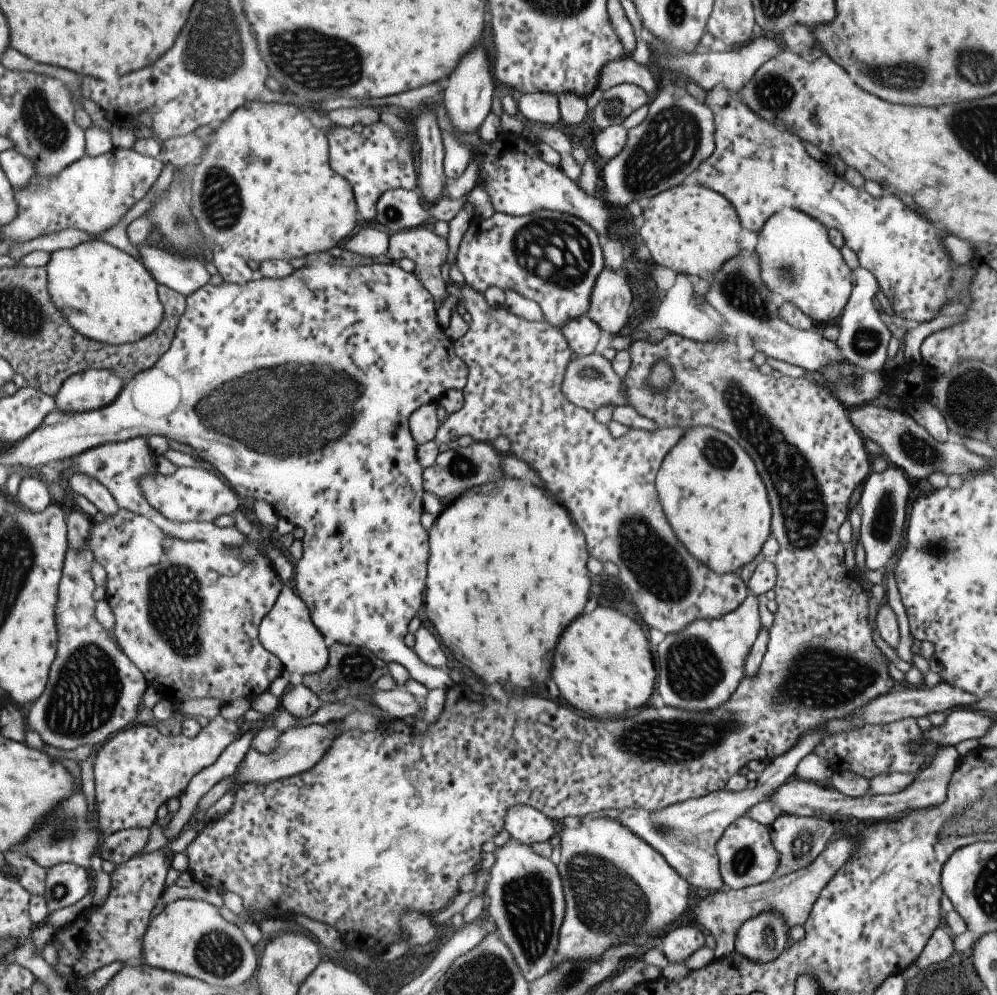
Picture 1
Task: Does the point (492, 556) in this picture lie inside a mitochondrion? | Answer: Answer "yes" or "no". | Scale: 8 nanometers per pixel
no

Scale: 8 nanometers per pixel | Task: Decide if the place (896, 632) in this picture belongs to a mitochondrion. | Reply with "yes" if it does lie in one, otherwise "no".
no

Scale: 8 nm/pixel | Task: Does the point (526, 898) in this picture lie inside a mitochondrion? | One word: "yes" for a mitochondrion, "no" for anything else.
yes

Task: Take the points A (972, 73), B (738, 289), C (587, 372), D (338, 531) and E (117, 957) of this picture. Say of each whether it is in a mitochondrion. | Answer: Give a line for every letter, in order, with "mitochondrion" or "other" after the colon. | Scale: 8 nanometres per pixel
A: mitochondrion
B: mitochondrion
C: mitochondrion
D: other
E: other

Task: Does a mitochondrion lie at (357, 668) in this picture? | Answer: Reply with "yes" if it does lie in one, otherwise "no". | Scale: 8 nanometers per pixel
yes

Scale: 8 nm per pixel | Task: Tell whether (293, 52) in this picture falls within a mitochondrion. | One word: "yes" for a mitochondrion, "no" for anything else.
yes

